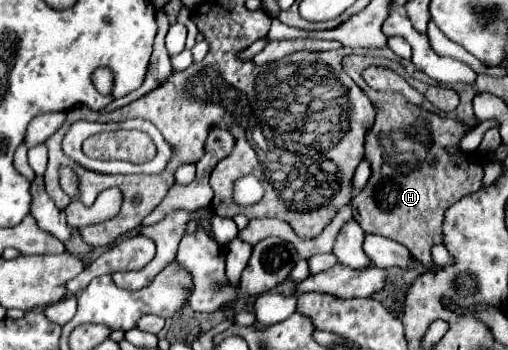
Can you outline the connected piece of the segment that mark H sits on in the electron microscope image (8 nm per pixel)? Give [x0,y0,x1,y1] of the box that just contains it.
[342,57,482,267]

